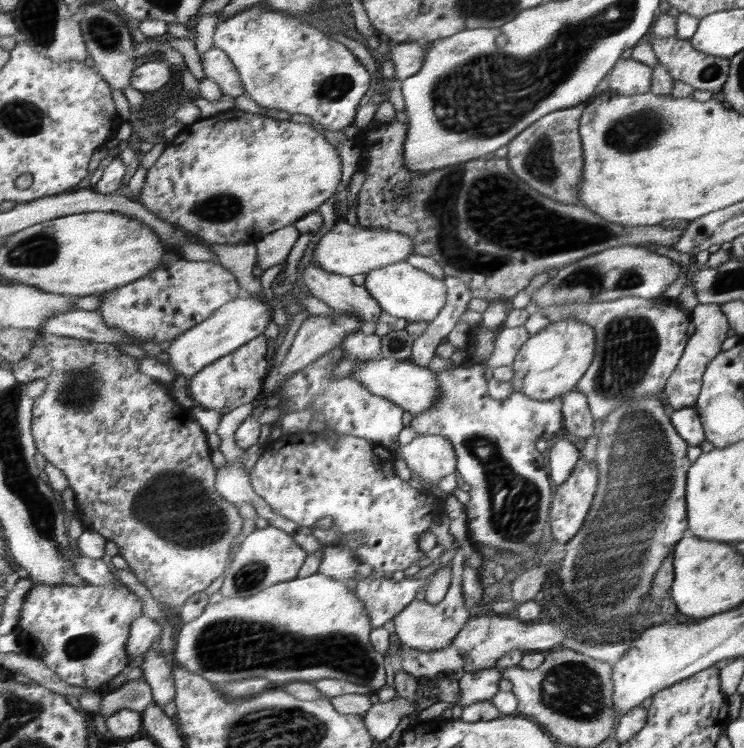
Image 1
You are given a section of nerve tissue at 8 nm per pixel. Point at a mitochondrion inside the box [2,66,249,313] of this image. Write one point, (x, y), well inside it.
(40, 249)

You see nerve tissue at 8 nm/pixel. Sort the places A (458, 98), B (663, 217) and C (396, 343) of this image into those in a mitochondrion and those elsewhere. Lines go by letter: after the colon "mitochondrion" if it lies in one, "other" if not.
A: mitochondrion
B: other
C: mitochondrion

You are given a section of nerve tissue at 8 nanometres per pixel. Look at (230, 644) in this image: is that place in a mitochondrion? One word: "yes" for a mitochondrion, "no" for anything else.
yes

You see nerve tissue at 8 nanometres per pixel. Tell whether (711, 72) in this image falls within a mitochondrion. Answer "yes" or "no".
yes

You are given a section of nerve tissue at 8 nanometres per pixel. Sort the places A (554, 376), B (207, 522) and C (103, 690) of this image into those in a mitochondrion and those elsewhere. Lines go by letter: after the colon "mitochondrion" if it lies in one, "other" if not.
A: other
B: mitochondrion
C: other

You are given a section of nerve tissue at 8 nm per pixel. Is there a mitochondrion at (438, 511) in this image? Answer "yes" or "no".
no

